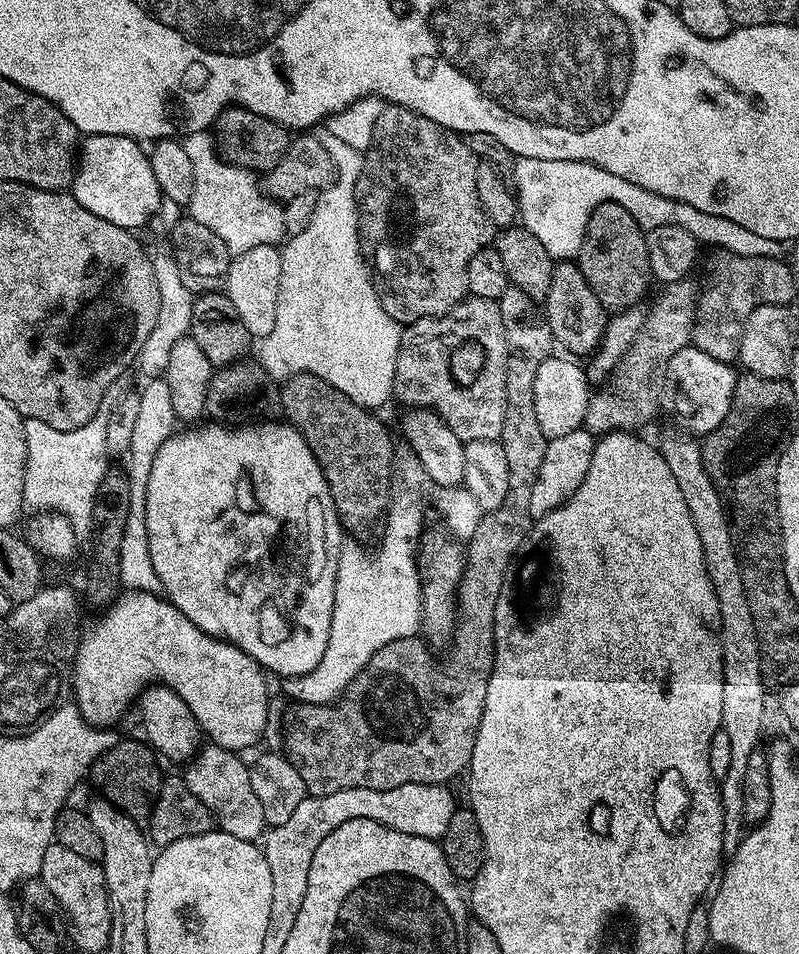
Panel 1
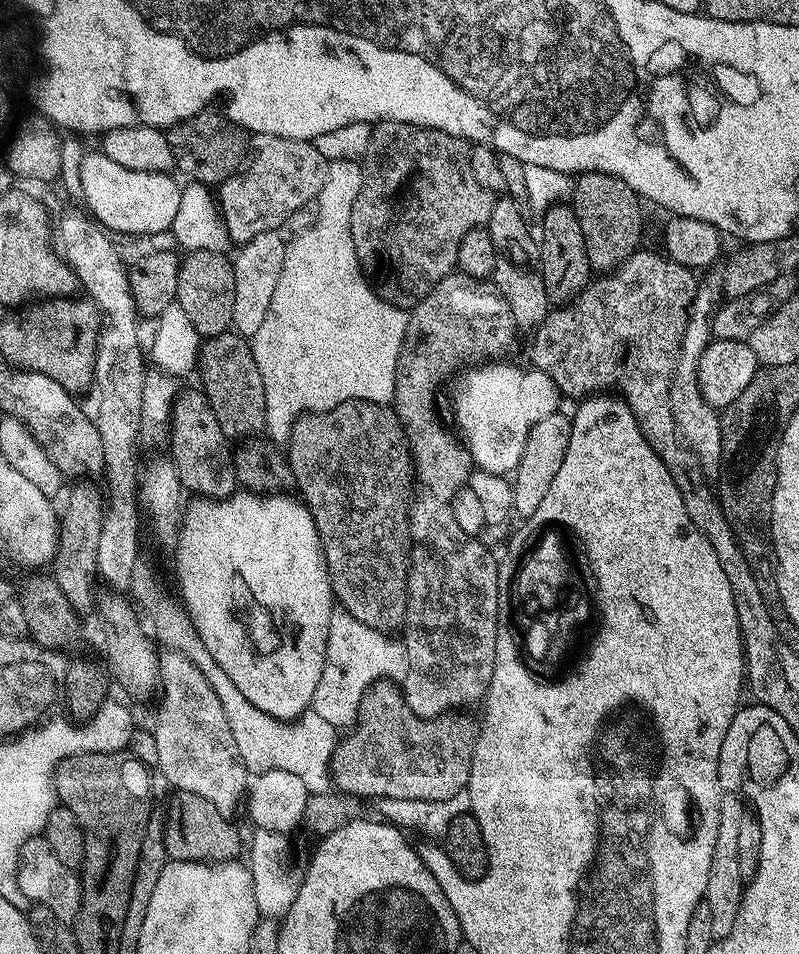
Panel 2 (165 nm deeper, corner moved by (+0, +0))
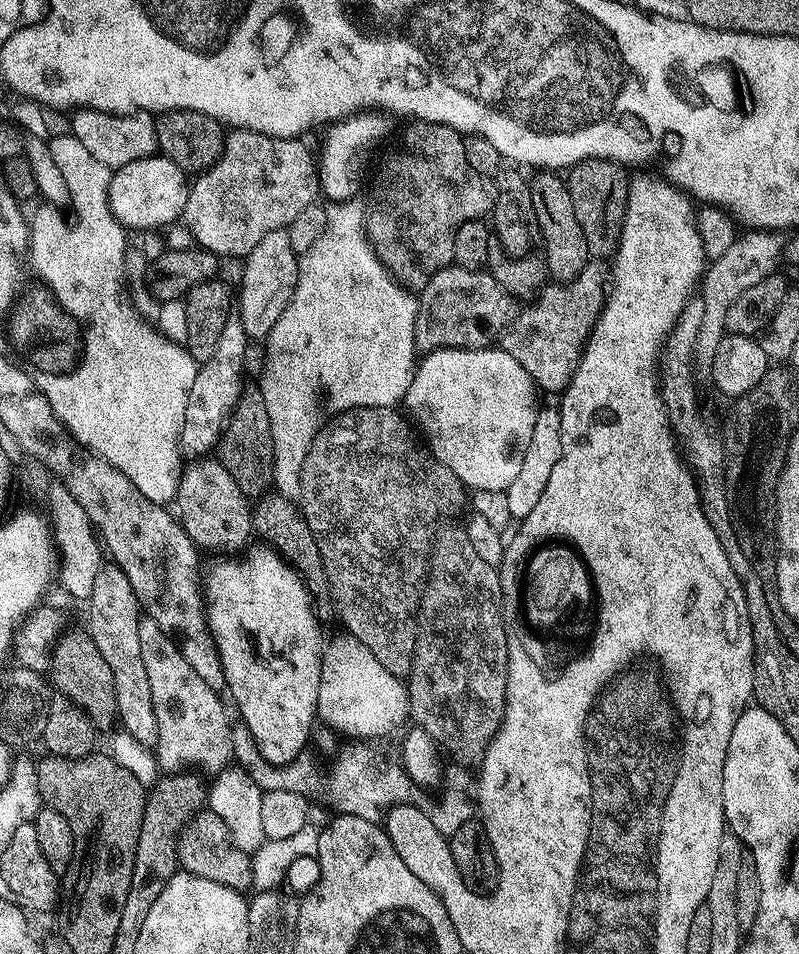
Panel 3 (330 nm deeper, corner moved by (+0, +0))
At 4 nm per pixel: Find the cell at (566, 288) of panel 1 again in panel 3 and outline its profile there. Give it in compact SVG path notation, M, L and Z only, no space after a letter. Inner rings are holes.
M540 170L535 175L530 180L532 202L540 227L538 236L539 239L544 239L542 256L546 261L549 277L556 282L573 280L582 266L588 264L590 253L586 246L586 234L582 234L582 226L578 226L578 214L574 214L574 202L570 202L568 181L552 170Z

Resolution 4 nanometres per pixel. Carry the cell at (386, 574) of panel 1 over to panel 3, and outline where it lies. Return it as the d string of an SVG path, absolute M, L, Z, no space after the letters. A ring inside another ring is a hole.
M347 634L341 636L333 644L325 643L322 648L317 717L335 733L345 732L354 736L350 738L364 742L373 741L374 736L399 733L410 720L407 683L383 668L366 646Z

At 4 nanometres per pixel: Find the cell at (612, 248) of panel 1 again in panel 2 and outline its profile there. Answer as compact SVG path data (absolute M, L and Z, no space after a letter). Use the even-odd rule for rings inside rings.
M581 172L575 177L570 197L570 207L582 226L586 242L586 258L593 273L611 274L641 247L640 235L644 232L644 212L637 196L622 178L601 172Z

